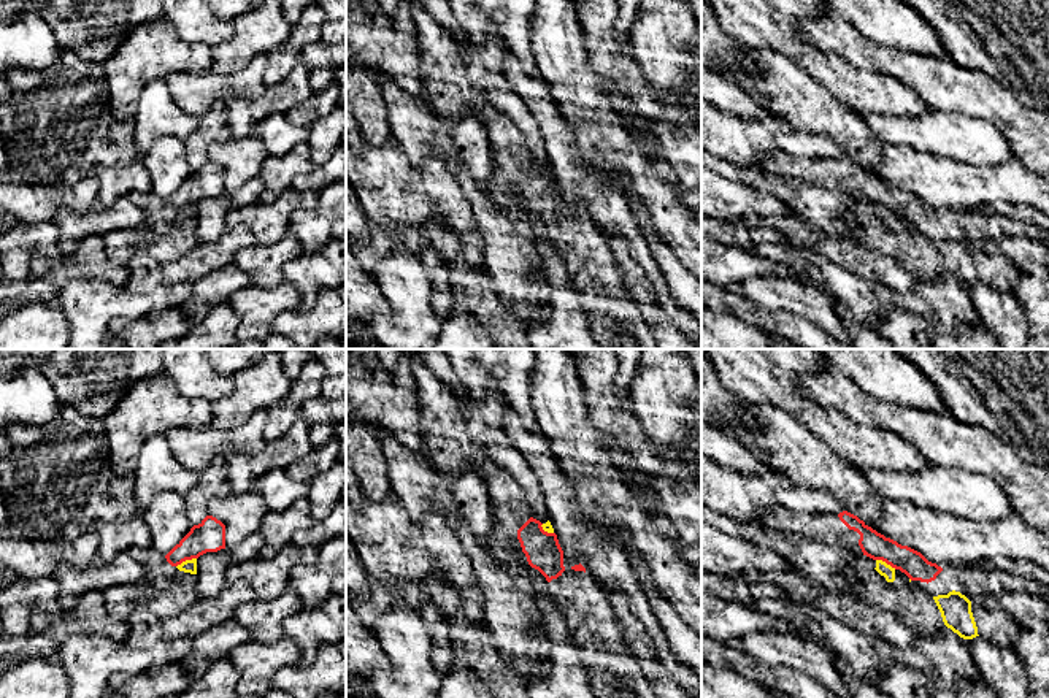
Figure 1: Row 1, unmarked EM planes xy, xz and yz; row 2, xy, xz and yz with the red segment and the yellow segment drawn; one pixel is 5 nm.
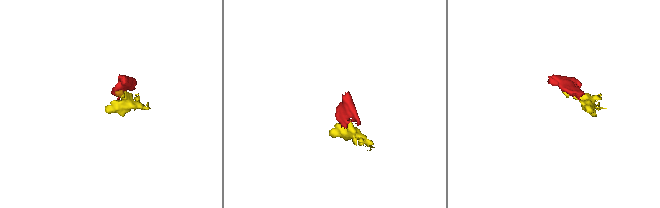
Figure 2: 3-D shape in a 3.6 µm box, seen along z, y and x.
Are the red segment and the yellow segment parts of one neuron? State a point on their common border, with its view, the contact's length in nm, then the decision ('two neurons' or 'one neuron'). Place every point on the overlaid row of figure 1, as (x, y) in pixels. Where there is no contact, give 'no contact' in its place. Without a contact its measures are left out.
meets red in xy at (186, 559); contact 120 nm long; two neurons

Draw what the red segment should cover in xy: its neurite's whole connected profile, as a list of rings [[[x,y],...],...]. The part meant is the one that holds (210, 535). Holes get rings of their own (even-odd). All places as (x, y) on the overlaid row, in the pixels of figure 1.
[[[206,516],[165,555],[171,566],[198,558],[206,552],[225,549],[225,525],[213,516]]]

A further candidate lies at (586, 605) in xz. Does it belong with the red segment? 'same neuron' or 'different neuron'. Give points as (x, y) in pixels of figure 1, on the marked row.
same neuron

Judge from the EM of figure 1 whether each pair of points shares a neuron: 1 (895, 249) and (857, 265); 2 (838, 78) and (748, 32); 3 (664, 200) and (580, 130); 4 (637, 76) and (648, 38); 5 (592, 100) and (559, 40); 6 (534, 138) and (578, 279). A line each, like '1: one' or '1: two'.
1: two
2: one
3: one
4: two
5: one
6: two

